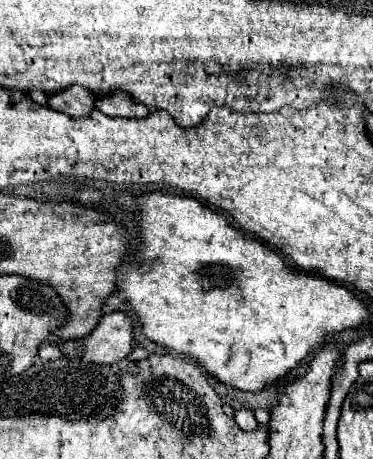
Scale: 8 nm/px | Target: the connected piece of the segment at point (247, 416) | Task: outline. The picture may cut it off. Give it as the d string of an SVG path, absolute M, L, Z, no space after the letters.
M245 408L235 412L235 422L241 426L241 430L257 430L259 428L253 412L251 410L245 410Z

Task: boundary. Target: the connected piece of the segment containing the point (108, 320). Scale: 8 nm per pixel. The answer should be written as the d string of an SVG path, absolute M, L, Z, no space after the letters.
M123 312L103 314L91 334L81 340L59 342L57 346L65 358L73 358L77 352L83 362L115 364L133 348L131 320Z

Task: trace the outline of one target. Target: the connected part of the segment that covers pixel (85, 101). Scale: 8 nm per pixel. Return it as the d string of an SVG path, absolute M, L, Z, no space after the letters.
M69 86L61 92L47 94L47 106L71 118L87 116L93 110L93 102L95 102L95 96L83 86Z

